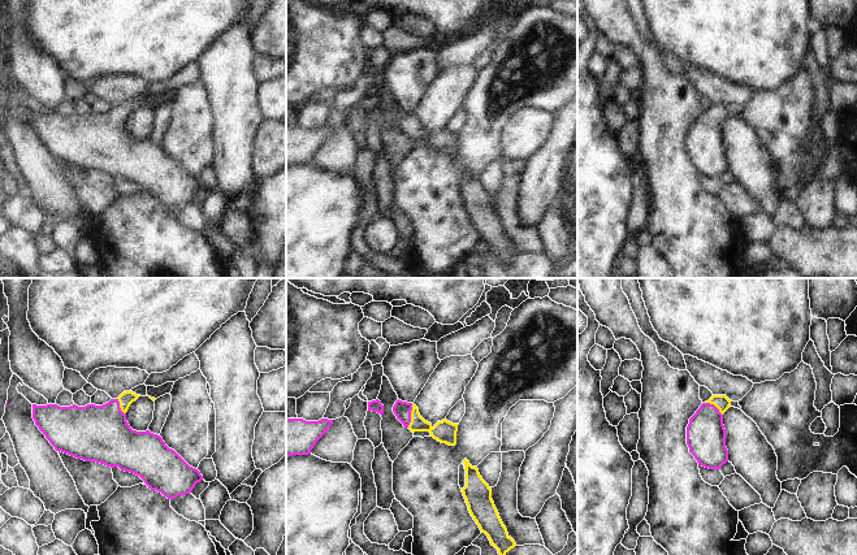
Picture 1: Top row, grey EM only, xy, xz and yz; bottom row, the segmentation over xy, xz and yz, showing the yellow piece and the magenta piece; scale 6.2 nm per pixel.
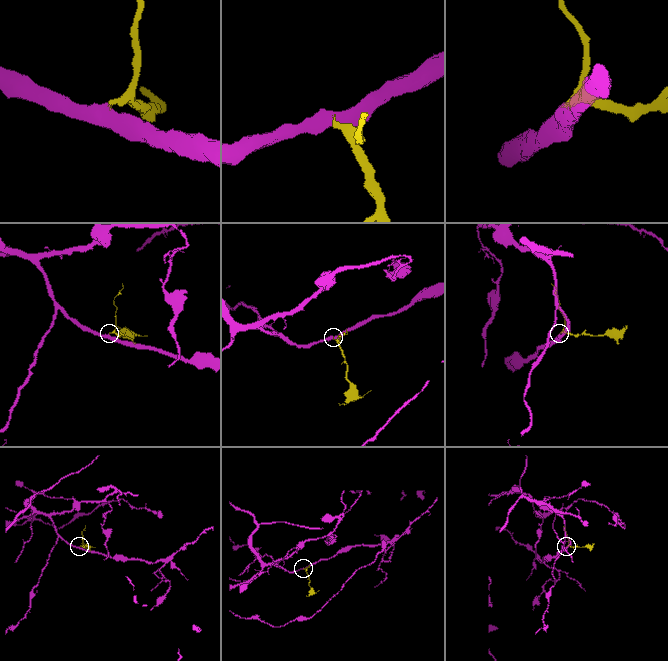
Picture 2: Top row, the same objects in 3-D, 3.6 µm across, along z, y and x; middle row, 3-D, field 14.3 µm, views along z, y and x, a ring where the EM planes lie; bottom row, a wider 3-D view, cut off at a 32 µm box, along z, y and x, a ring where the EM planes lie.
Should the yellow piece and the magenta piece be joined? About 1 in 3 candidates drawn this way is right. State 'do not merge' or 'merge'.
merge

